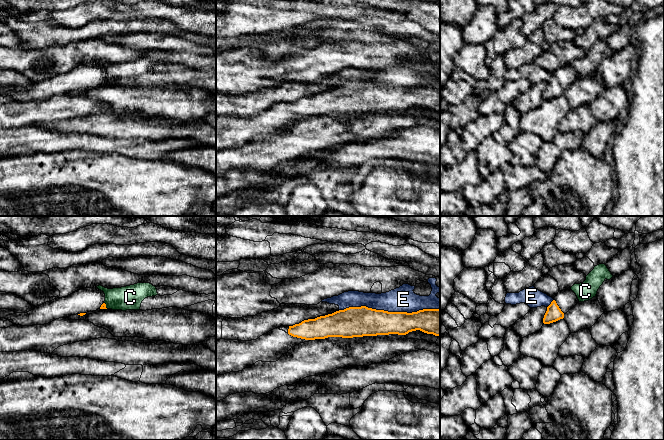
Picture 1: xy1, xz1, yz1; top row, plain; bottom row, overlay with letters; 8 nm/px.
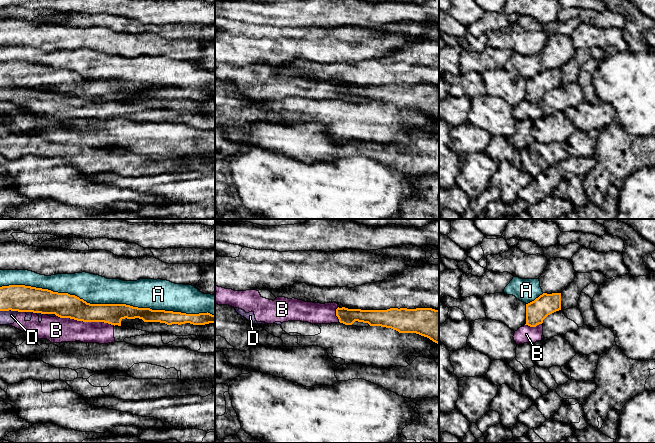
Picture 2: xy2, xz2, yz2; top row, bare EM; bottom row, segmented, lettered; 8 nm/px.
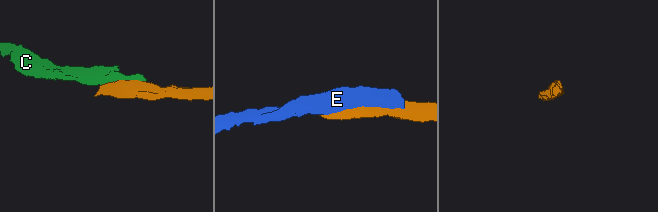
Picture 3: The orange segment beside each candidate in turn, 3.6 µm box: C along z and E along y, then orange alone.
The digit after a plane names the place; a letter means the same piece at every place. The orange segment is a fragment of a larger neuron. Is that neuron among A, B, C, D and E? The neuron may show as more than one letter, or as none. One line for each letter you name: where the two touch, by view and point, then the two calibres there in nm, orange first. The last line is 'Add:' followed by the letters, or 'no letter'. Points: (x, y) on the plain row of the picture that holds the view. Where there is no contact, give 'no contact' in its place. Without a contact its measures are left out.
Add: no letter

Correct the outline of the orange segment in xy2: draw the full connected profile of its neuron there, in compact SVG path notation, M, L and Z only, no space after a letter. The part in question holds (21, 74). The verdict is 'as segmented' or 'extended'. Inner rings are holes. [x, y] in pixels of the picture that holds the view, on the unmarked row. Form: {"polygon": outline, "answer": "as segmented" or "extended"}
{"polygon": "M25 61L0 63L0 87L55 90L83 98L104 98L121 102L122 95L142 95L167 101L215 99L210 89L186 90L181 88L138 84L126 80L90 80L75 71L53 68Z", "answer": "as segmented"}

